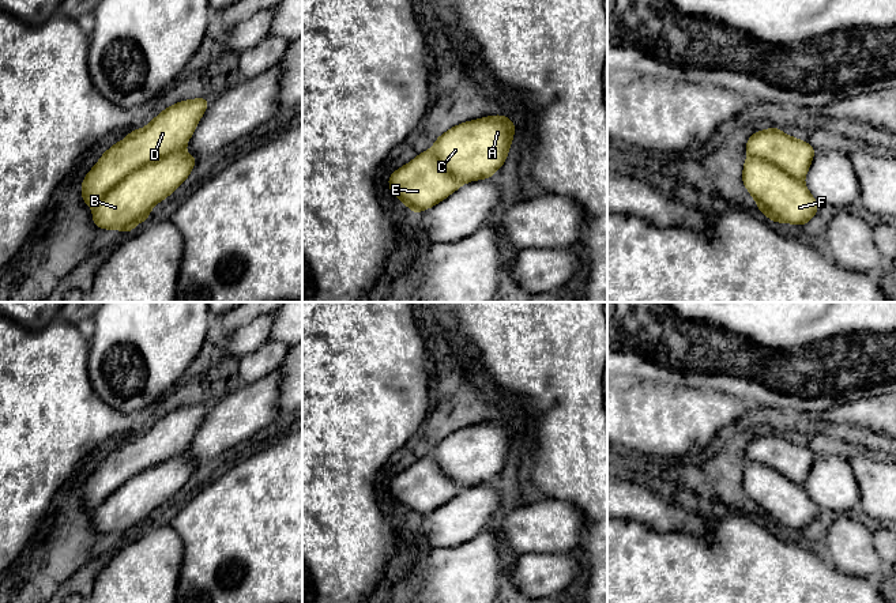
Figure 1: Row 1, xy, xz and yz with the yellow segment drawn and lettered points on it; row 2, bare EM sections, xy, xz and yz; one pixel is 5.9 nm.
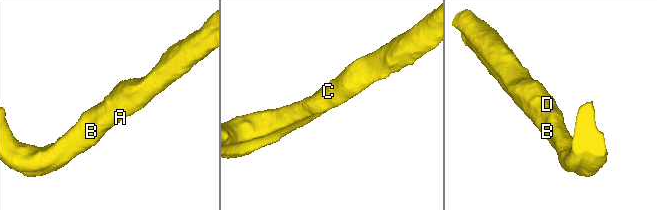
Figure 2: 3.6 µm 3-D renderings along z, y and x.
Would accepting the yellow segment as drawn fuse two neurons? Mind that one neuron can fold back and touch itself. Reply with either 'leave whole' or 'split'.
split

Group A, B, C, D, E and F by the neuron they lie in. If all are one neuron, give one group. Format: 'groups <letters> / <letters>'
groups A B C F / D E

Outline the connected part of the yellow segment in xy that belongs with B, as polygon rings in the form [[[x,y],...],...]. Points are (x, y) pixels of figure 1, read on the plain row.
[[[185,453],[157,464],[110,494],[93,510],[98,534],[117,534],[125,539],[139,527],[148,525],[151,513],[174,497],[189,480],[197,463]]]

